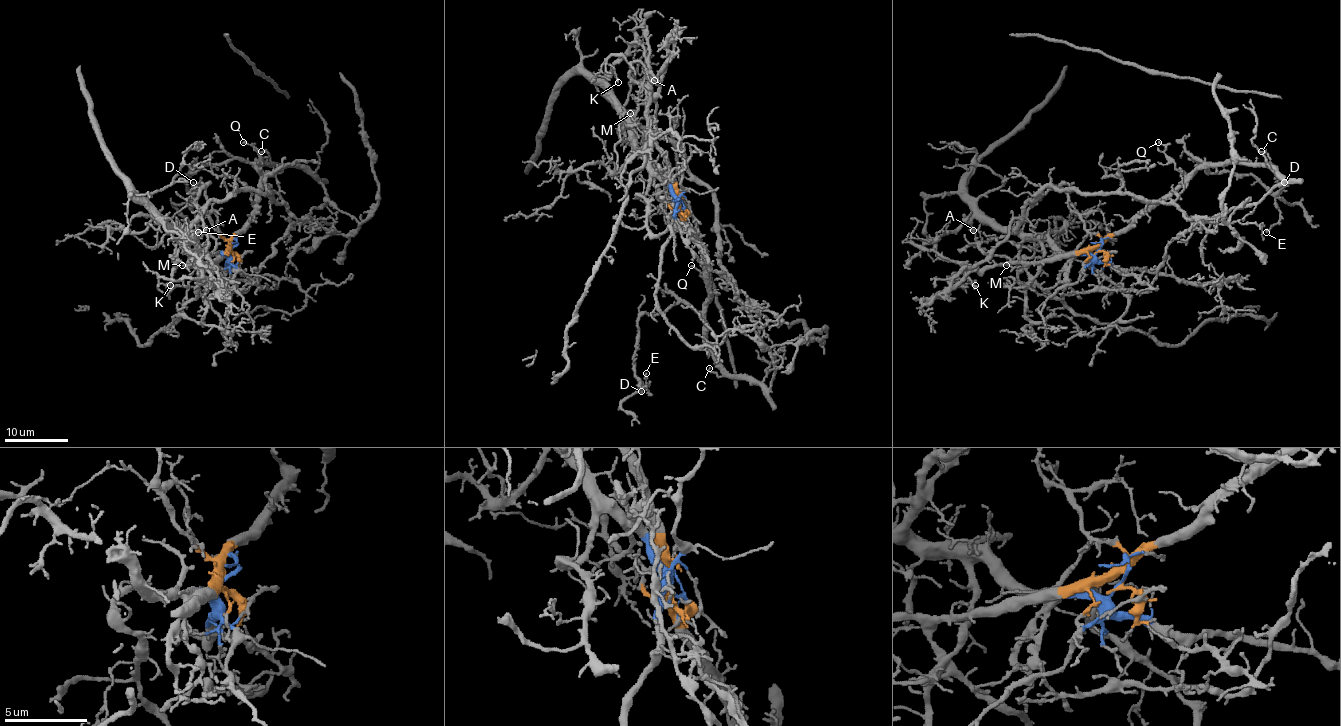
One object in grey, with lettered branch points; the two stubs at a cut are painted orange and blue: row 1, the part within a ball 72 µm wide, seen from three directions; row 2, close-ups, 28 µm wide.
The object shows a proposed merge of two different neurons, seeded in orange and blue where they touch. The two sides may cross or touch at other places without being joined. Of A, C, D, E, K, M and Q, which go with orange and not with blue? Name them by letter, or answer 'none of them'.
C, D, E, Q

